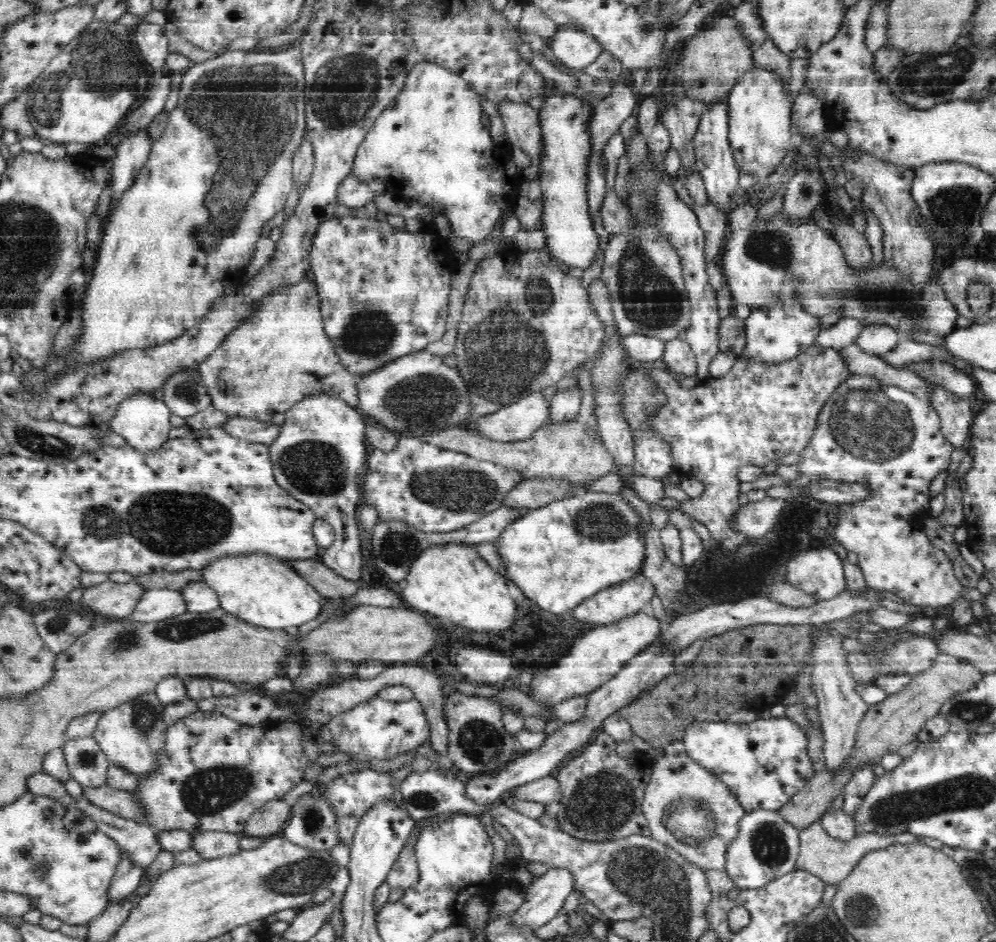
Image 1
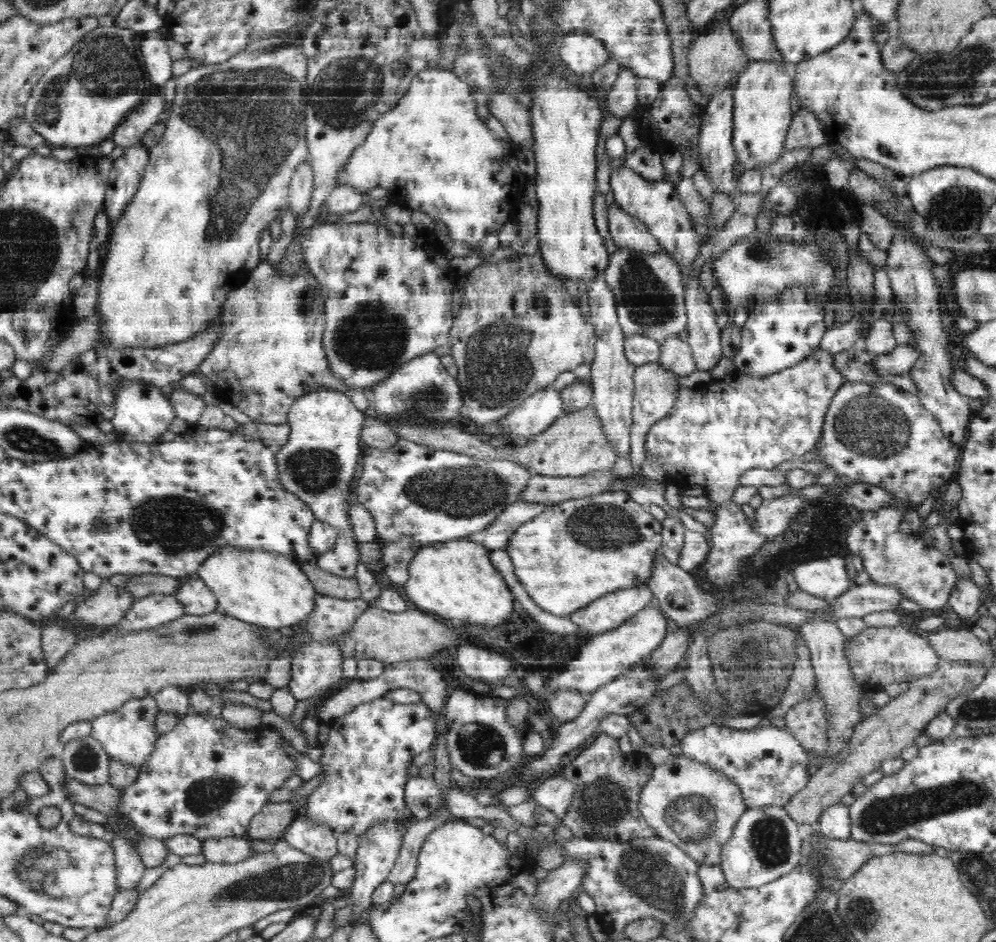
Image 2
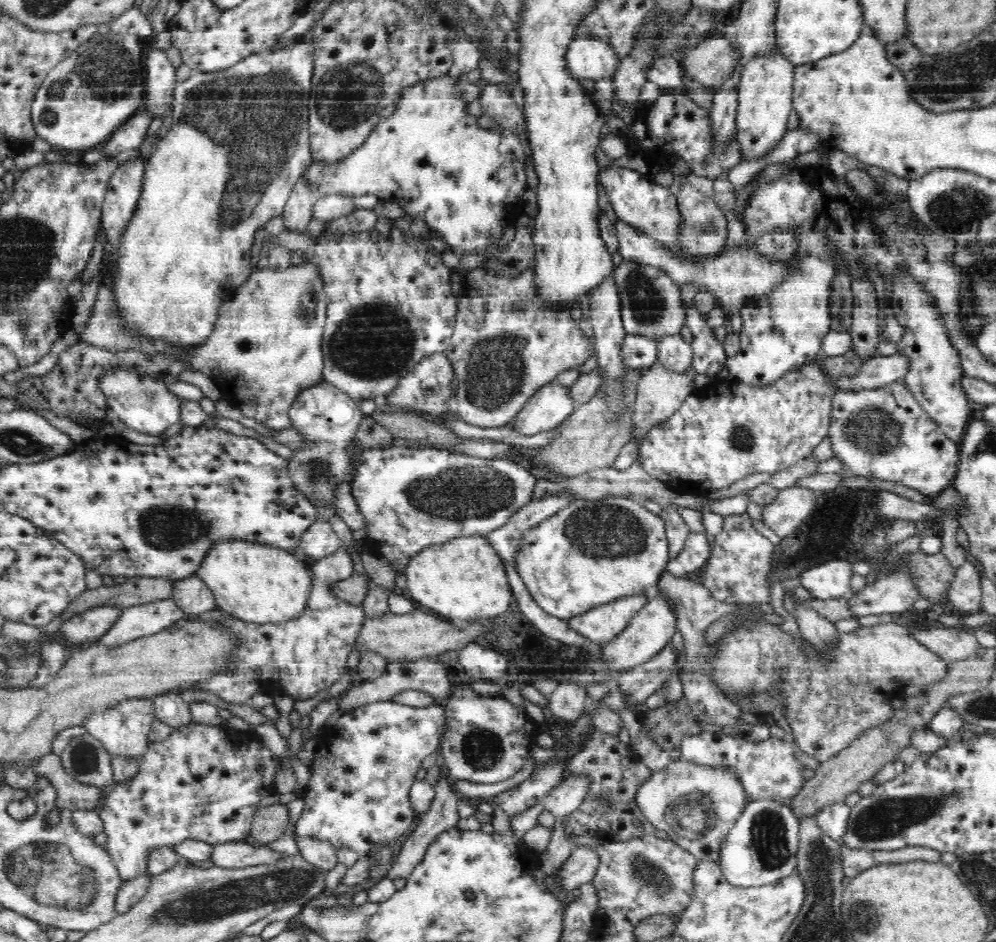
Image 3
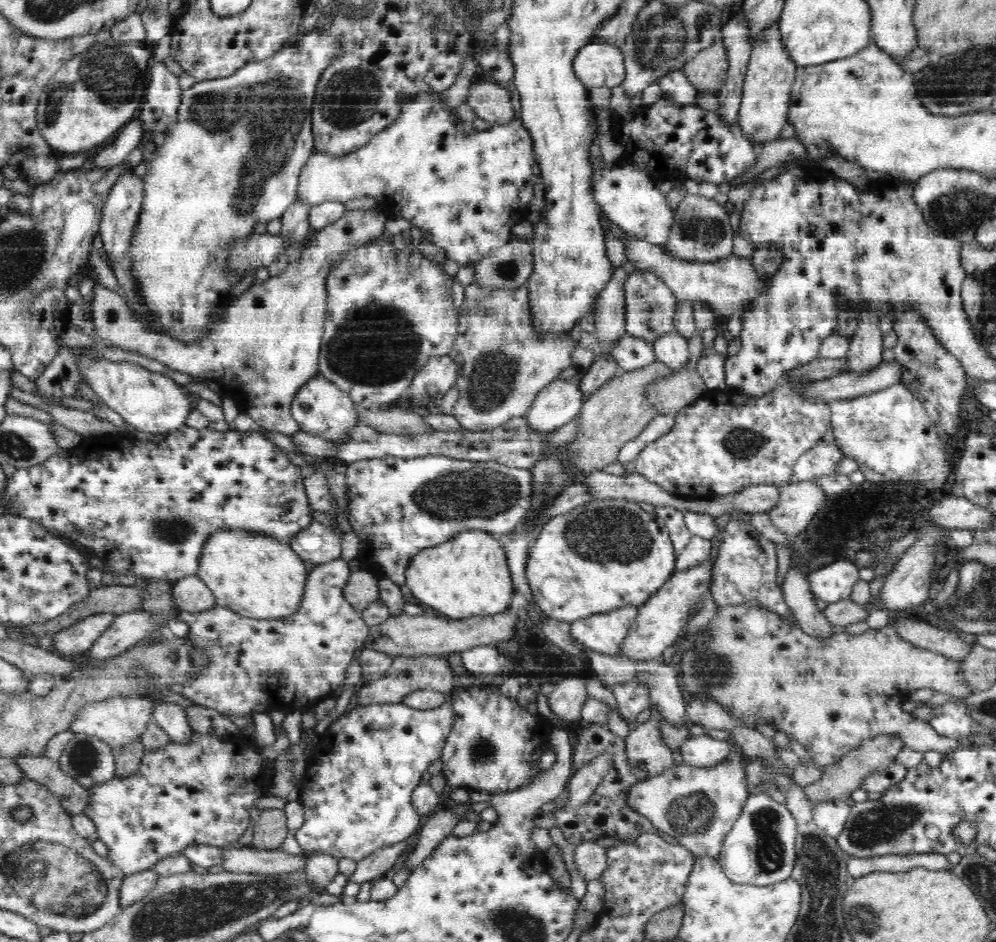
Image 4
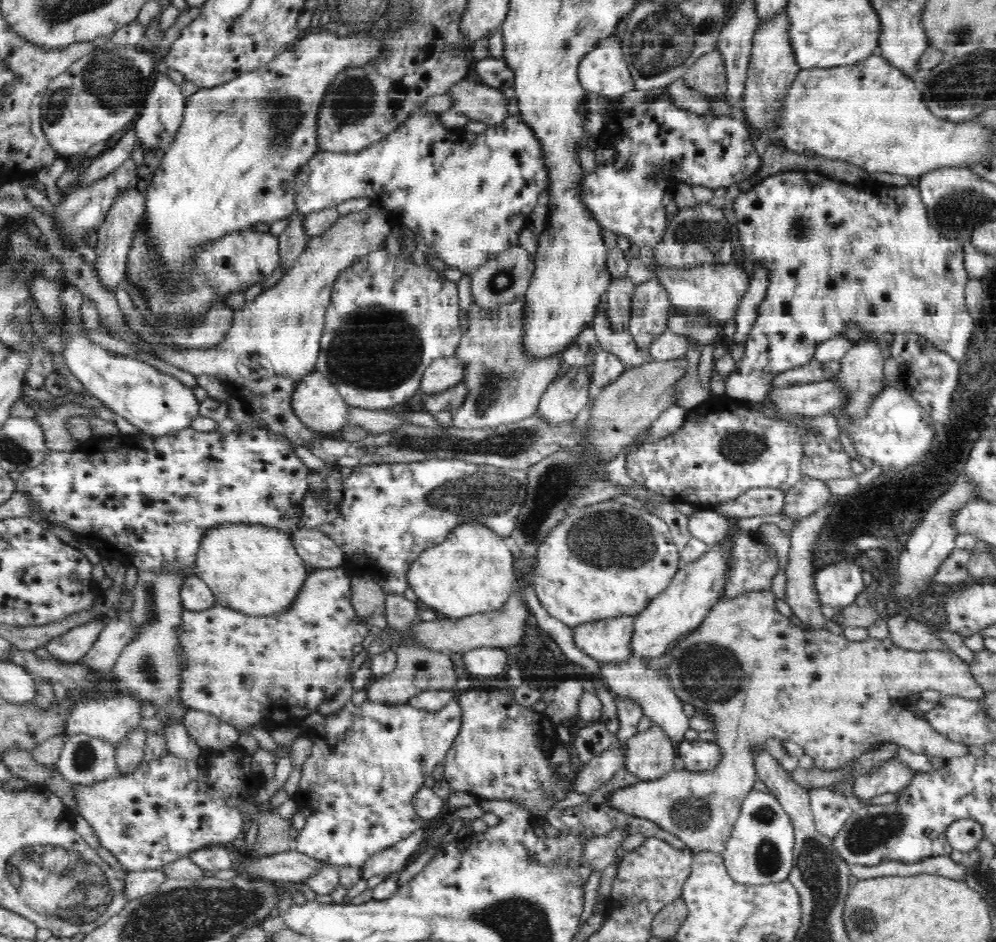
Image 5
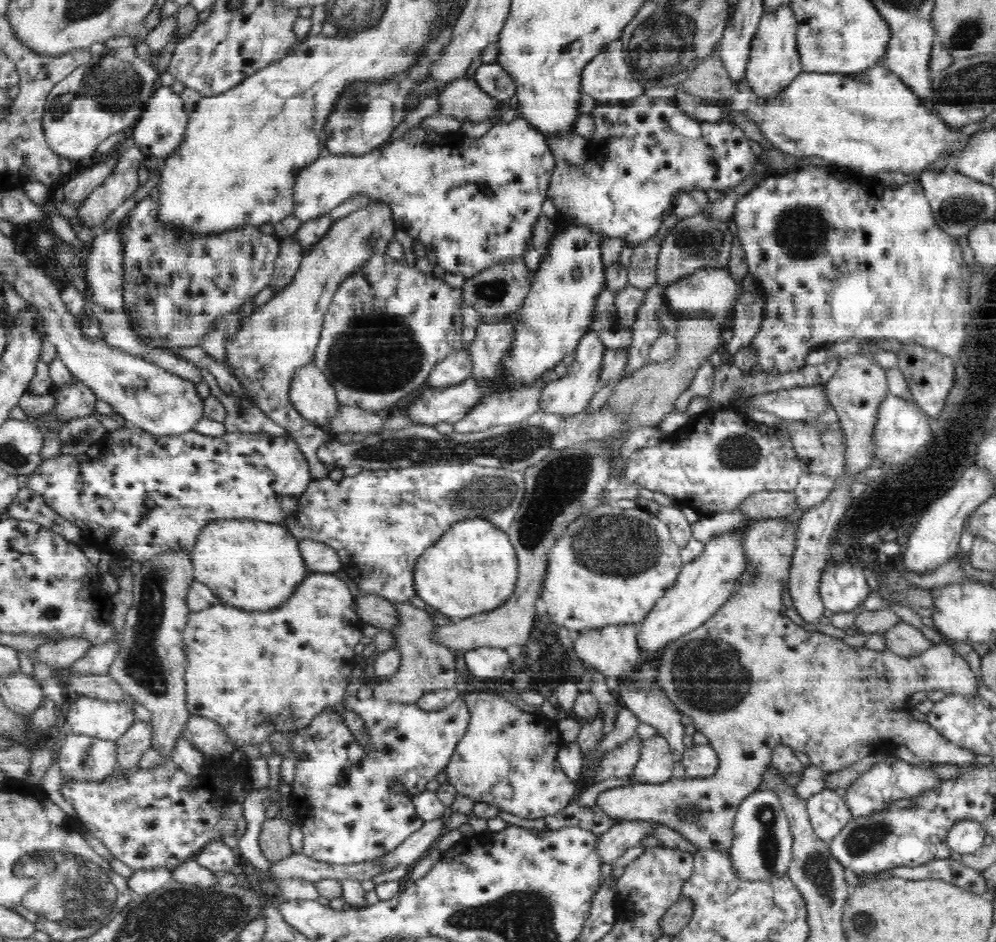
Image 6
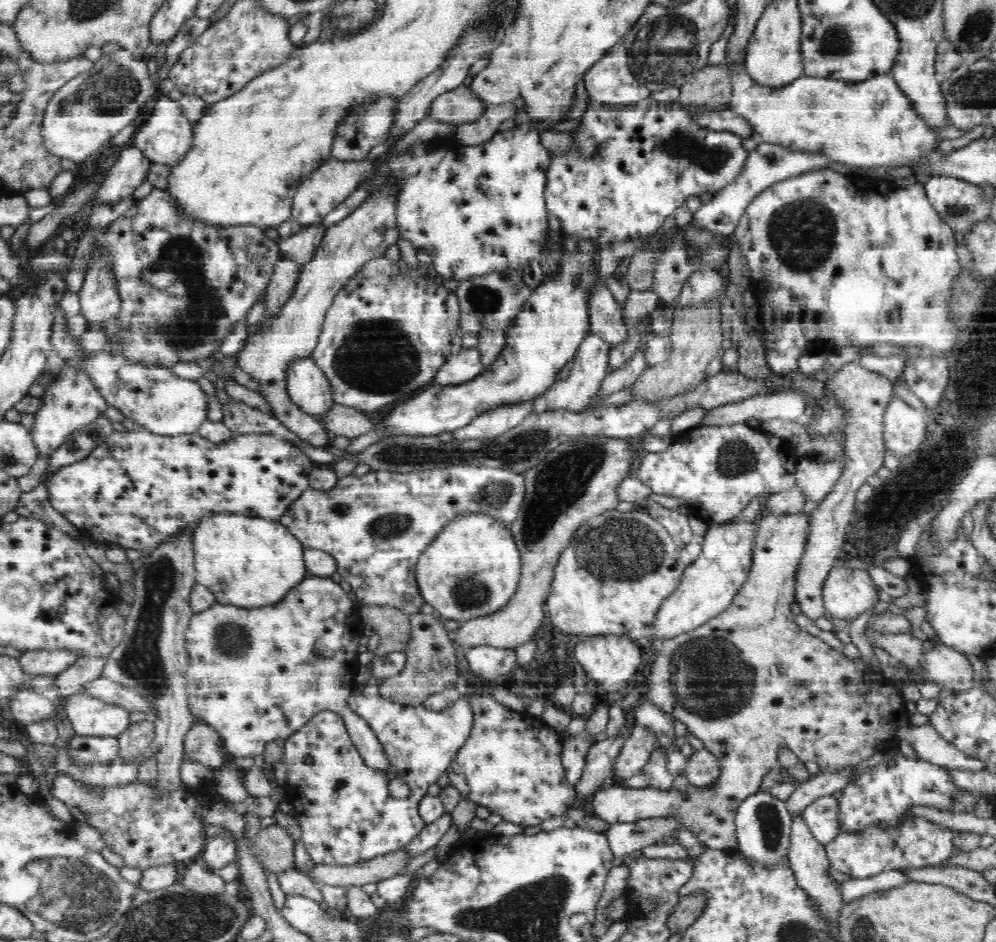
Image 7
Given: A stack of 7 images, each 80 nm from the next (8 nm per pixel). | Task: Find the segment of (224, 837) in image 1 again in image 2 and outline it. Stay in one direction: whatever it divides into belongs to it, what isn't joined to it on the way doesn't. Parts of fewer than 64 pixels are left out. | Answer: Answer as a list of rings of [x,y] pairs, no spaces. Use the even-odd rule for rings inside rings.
[[[243,837],[204,839],[201,843],[201,853],[207,862],[235,863],[258,853],[250,848],[250,841]]]

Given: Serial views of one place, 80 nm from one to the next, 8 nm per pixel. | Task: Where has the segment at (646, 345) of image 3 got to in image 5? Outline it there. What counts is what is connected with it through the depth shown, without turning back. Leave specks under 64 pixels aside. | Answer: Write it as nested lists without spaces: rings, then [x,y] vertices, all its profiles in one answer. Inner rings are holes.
[[[603,298],[592,322],[600,348],[615,354],[627,369],[651,362],[649,349],[637,350],[634,337],[627,330],[614,332],[609,328],[605,312],[605,299]]]

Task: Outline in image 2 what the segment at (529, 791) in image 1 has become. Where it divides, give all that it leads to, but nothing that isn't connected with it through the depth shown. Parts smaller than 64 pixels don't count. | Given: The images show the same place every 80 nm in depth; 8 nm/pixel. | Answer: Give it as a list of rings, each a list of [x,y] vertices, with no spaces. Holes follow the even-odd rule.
[[[558,775],[538,781],[531,790],[531,798],[540,806],[552,811],[561,821],[572,802],[574,793],[577,793],[576,785]]]

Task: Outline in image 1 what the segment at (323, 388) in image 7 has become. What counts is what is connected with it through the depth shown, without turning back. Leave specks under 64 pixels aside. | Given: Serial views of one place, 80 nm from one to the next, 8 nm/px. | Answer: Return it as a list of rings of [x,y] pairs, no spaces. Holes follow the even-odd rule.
[[[318,393],[308,396],[294,404],[286,412],[286,421],[281,425],[279,437],[269,444],[269,459],[273,463],[273,473],[276,481],[285,488],[296,500],[309,506],[316,518],[324,519],[335,530],[334,542],[321,551],[318,560],[330,567],[334,572],[348,580],[356,582],[362,576],[362,555],[360,555],[360,529],[357,523],[356,510],[361,504],[362,496],[359,495],[358,482],[362,468],[366,466],[366,435],[367,424],[362,416],[348,406],[344,400],[330,393]]]

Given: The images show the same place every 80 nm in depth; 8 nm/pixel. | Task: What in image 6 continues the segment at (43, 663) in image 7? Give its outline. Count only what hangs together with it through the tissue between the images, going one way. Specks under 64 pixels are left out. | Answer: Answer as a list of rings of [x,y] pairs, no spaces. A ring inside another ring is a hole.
[[[74,636],[73,639],[60,640],[42,644],[33,652],[33,661],[46,663],[52,671],[67,670],[77,662],[91,648],[89,640],[82,640]]]

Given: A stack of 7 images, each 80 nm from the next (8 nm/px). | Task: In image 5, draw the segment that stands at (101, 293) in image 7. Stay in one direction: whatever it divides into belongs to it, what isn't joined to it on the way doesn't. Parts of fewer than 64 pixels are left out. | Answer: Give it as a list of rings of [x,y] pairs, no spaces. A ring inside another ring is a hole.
[[[137,187],[118,197],[109,215],[106,216],[105,222],[95,230],[98,238],[94,248],[96,253],[95,272],[98,274],[101,284],[109,292],[114,293],[114,296],[117,287],[123,286],[122,281],[126,276],[126,255],[130,252],[131,236],[135,231],[136,221],[145,212],[145,197]]]

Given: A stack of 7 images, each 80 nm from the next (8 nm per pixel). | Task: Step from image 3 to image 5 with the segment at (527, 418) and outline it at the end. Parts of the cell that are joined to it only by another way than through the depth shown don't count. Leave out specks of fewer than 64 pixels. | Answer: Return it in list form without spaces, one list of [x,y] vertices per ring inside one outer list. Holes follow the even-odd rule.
[[[592,366],[581,369],[570,367],[547,386],[539,400],[536,413],[548,425],[560,425],[576,419],[578,412],[590,400],[592,374]]]

